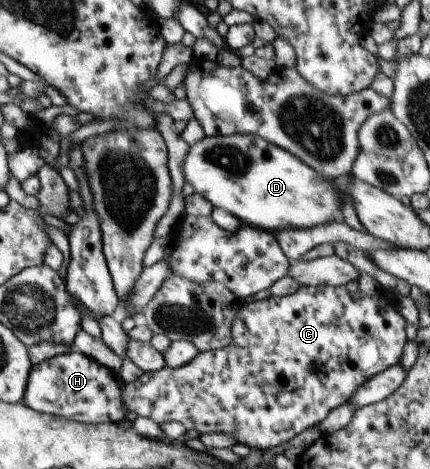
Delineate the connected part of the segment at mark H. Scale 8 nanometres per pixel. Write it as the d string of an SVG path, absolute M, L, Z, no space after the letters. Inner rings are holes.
M69 351L33 365L23 396L23 403L39 413L73 419L79 423L123 422L129 409L123 405L123 387L119 375L87 355Z

